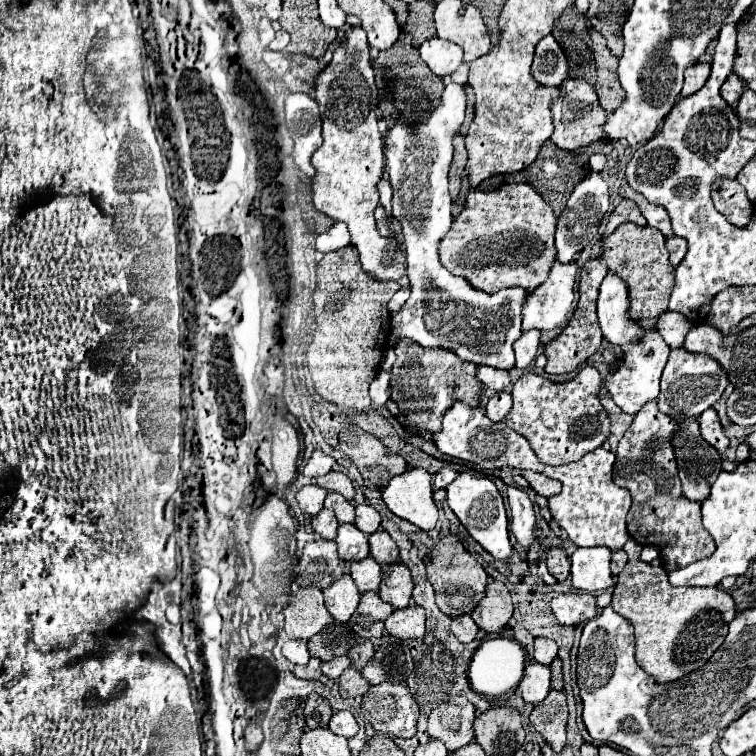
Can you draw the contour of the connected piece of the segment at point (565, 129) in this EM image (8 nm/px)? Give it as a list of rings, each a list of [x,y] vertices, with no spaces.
[[[568,77],[560,85],[562,95],[552,103],[552,121],[554,121],[554,133],[552,141],[566,151],[574,151],[578,147],[586,147],[594,141],[606,139],[606,133],[602,131],[602,125],[606,123],[606,113],[598,103],[598,95],[592,85],[588,85],[584,79]]]

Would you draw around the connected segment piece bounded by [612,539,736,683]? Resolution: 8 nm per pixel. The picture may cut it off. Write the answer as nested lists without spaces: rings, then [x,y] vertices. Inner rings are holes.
[[[634,539],[624,545],[630,559],[618,575],[612,607],[634,625],[638,665],[656,683],[670,683],[698,671],[724,643],[736,605],[732,595],[720,587],[674,587],[662,567],[638,559],[642,548]]]

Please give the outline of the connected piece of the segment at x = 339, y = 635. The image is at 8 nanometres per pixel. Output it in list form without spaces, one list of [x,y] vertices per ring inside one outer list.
[[[330,623],[322,633],[308,641],[308,651],[320,661],[332,661],[338,655],[346,655],[356,645],[356,635],[346,623]]]

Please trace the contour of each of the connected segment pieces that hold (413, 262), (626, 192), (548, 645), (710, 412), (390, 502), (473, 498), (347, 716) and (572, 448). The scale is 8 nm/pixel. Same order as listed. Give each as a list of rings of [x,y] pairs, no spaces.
[[[448,83],[440,105],[432,111],[430,119],[420,123],[414,131],[410,131],[406,125],[396,123],[384,141],[384,155],[388,163],[388,175],[394,189],[392,199],[392,215],[402,223],[404,233],[404,249],[406,249],[406,265],[408,265],[408,279],[412,287],[410,299],[402,305],[400,311],[392,315],[394,323],[394,335],[396,337],[408,337],[414,343],[422,347],[444,347],[452,353],[456,353],[462,361],[470,361],[476,365],[492,365],[498,369],[512,369],[514,367],[514,349],[512,343],[522,335],[520,329],[520,311],[526,303],[528,295],[524,287],[510,287],[496,293],[478,291],[476,287],[470,287],[466,279],[456,277],[446,267],[442,267],[442,261],[438,259],[438,243],[442,241],[442,235],[450,231],[452,227],[452,197],[448,189],[448,171],[452,165],[452,139],[460,131],[466,115],[466,85]]]
[[[622,185],[622,187],[620,187],[620,197],[626,197],[626,199],[636,201],[636,205],[640,207],[640,211],[642,211],[642,215],[646,217],[646,221],[648,221],[650,227],[656,227],[656,229],[662,231],[666,237],[674,237],[672,223],[670,223],[670,215],[666,215],[666,209],[664,209],[664,207],[650,205],[640,193],[636,193],[634,189],[630,189],[630,185]]]
[[[536,637],[534,639],[534,659],[542,665],[550,665],[558,655],[558,645],[552,639]]]
[[[714,407],[706,409],[706,411],[700,415],[698,421],[700,421],[702,437],[704,437],[710,445],[714,445],[714,447],[720,451],[720,455],[724,457],[724,449],[728,447],[728,437],[724,435],[724,429],[722,429],[722,425],[720,425],[720,419],[718,419],[718,415],[716,415],[716,409],[714,409]]]
[[[410,469],[390,479],[382,499],[394,515],[414,523],[422,531],[430,531],[438,523],[438,507],[432,499],[432,475],[426,469]]]
[[[460,473],[448,487],[448,505],[468,529],[468,533],[496,559],[508,559],[512,555],[510,533],[508,533],[508,517],[504,509],[502,495],[498,487],[488,477],[474,477],[470,473]]]
[[[336,711],[330,719],[330,727],[328,727],[334,735],[340,735],[340,737],[354,737],[358,733],[358,723],[354,719],[354,715],[350,711]]]
[[[584,365],[576,377],[564,381],[564,383],[556,383],[550,381],[544,375],[536,375],[536,373],[524,373],[512,387],[512,397],[514,397],[514,405],[510,409],[510,413],[506,415],[504,423],[510,425],[510,429],[514,429],[518,435],[522,435],[524,439],[528,439],[532,451],[538,455],[538,459],[546,465],[566,465],[570,461],[578,461],[582,459],[586,453],[602,447],[602,443],[608,441],[610,437],[610,419],[606,409],[600,403],[600,389],[602,389],[602,375],[594,365]]]

